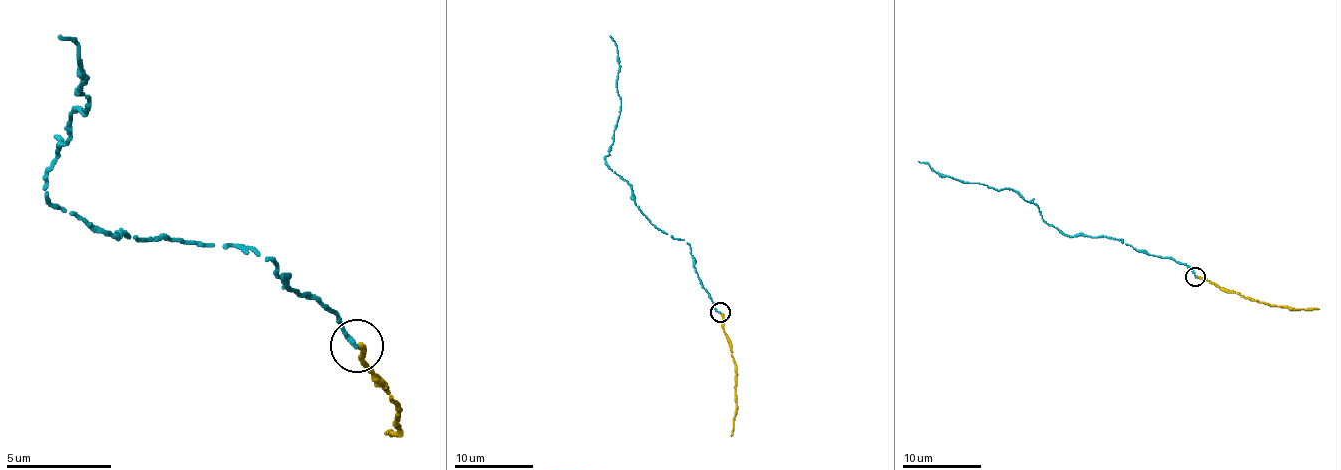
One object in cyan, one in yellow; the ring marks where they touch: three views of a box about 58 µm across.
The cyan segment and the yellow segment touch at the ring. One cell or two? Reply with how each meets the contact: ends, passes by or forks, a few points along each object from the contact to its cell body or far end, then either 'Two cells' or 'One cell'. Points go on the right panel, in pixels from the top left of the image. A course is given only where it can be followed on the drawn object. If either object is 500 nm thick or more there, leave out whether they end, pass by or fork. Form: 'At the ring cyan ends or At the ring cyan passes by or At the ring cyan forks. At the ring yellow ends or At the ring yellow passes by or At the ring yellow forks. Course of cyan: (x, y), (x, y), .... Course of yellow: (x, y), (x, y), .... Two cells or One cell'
At the ring cyan ends. At the ring yellow ends. Course of cyan: (1195, 277), (1189, 267), (1144, 253), (1122, 239), (1065, 236), (1012, 188), (941, 176), (919, 161). Course of yellow: (1197, 277), (1248, 299), (1291, 308), (1319, 308). One cell

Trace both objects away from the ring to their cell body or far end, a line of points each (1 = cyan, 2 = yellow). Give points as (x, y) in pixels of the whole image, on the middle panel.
1: (720, 312), (684, 239), (663, 233), (605, 162), (621, 107), (617, 46), (609, 36)
2: (722, 314), (724, 332), (736, 365), (732, 436)

